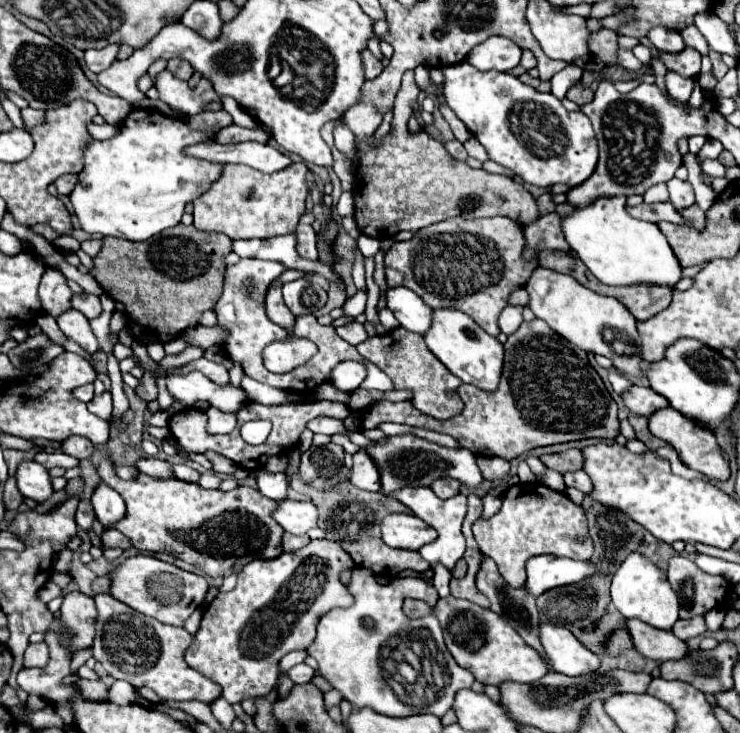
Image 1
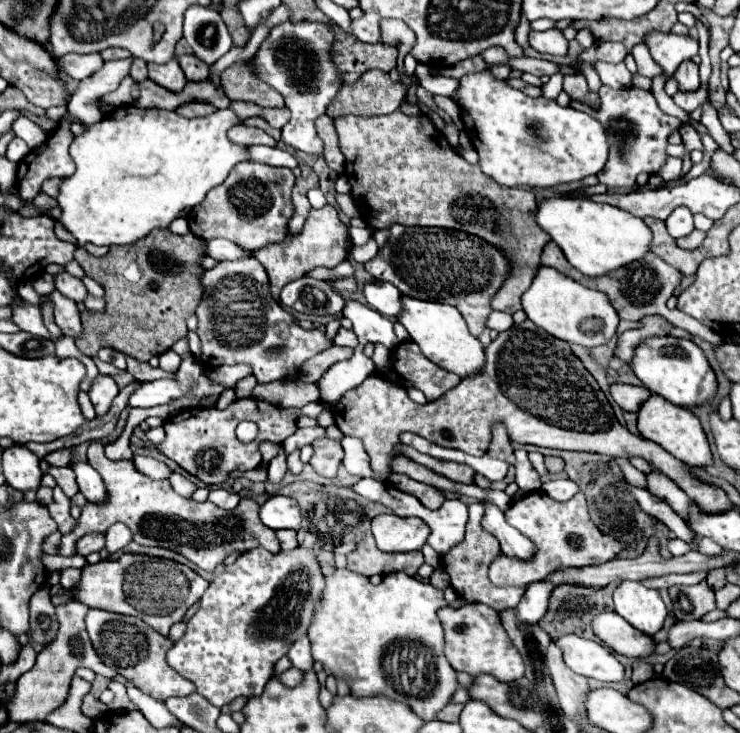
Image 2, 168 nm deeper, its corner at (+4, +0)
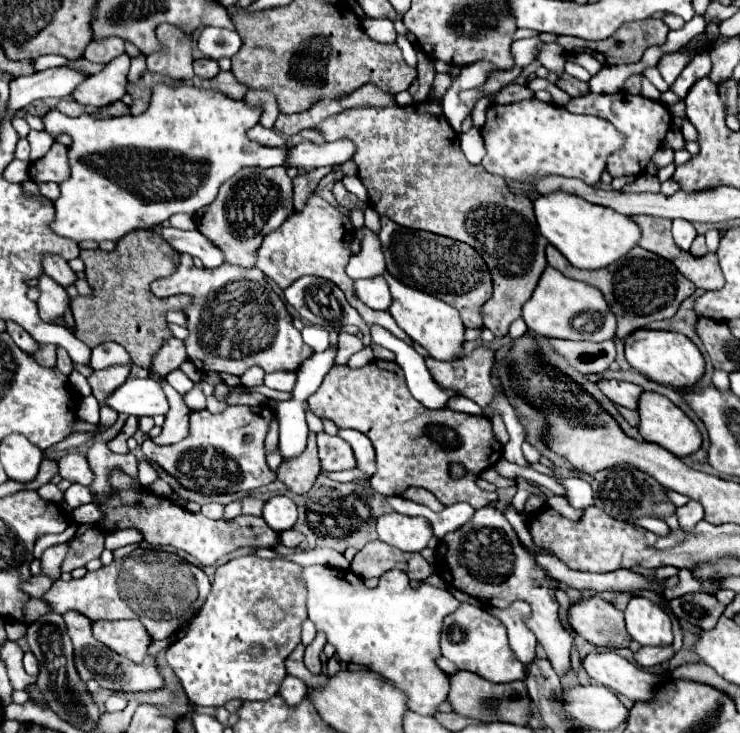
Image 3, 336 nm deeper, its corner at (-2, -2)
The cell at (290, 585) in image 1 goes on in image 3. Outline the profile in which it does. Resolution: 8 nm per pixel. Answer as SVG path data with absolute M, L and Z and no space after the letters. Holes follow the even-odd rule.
M240 556L240 558L234 558L222 566L218 566L216 574L214 574L214 582L212 582L212 590L208 594L208 600L202 604L202 608L198 610L198 614L194 616L194 620L190 622L190 628L186 632L184 638L180 638L178 642L170 644L166 648L166 660L170 664L170 668L174 670L174 674L178 676L186 696L190 702L194 702L196 706L224 706L228 700L268 700L272 698L278 690L280 690L280 684L286 676L286 670L284 670L284 660L288 658L288 654L300 644L300 630L302 630L302 622L308 618L306 616L306 584L302 580L302 566L296 564L296 562L290 562L286 558L274 558L274 560L266 560L266 558L258 558L258 556ZM250 646L262 646L264 652L260 656L252 656L250 654Z

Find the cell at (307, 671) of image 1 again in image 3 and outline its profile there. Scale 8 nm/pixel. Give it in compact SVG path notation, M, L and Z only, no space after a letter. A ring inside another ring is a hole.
M286 676L284 680L282 680L282 686L280 686L280 696L286 700L286 704L292 704L292 706L296 706L296 704L300 704L302 702L302 698L306 696L306 684L300 680L300 678L296 678L296 676Z

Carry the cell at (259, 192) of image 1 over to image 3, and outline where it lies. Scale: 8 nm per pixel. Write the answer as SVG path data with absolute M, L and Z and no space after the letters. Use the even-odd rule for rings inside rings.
M284 166L274 168L242 168L220 186L220 192L212 204L202 210L198 230L224 250L226 262L252 268L256 264L258 248L262 240L280 228L280 224L292 216L292 178Z

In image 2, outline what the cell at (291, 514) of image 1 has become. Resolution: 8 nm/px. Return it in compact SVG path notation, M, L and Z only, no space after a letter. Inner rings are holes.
M274 494L260 506L260 520L264 526L272 530L280 530L280 528L298 530L302 522L302 514L294 498Z

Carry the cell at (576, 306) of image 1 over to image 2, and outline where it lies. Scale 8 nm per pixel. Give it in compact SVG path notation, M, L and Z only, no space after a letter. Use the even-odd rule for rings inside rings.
M540 266L538 274L532 282L532 286L522 296L522 308L538 328L546 330L554 338L560 338L564 342L574 342L586 348L594 348L598 344L608 344L618 328L618 314L608 302L608 296L584 288L570 276L560 274L558 270L550 266Z

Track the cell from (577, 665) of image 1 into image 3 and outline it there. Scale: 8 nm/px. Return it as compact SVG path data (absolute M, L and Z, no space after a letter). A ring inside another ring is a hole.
M592 652L584 656L584 670L586 674L614 690L616 694L624 694L630 700L648 700L656 688L656 684L662 680L662 676L642 670L628 662L626 658L618 656L616 652Z

